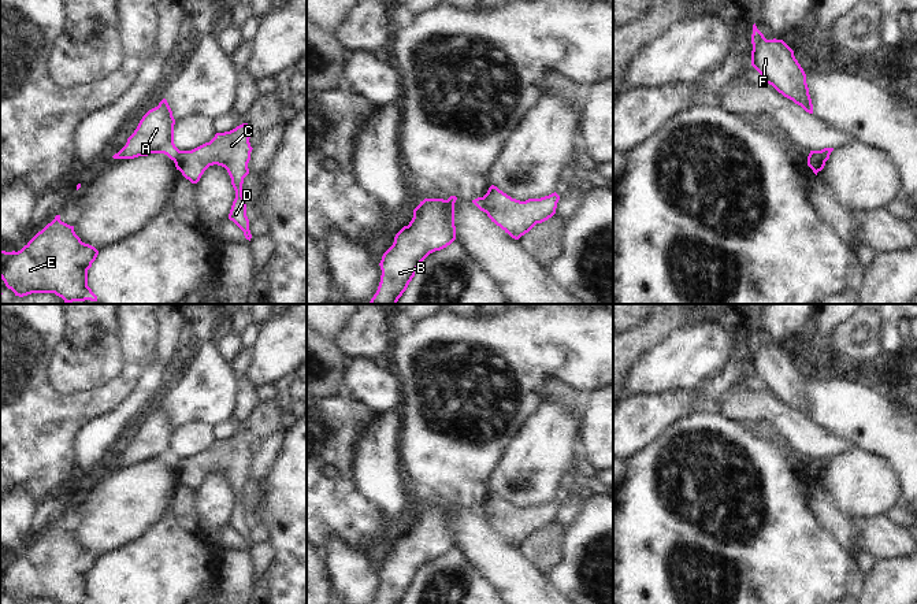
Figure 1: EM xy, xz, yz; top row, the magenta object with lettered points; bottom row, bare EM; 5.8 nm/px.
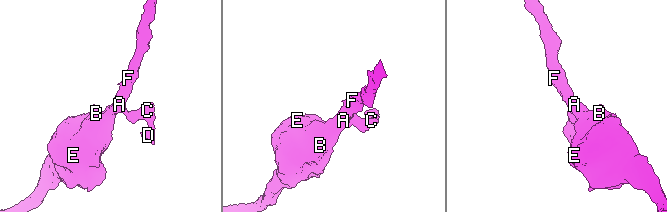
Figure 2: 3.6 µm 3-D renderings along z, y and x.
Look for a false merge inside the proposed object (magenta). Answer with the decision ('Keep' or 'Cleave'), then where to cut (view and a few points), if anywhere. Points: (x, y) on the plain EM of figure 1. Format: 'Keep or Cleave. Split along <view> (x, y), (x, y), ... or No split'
Cleave. Split along xz (481, 504), (485, 518).

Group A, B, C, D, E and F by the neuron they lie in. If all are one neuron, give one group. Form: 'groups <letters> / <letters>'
groups A B E F / C D

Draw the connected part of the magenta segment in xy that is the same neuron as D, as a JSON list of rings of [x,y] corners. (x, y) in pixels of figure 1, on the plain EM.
[[[242,430],[230,438],[216,440],[209,449],[192,457],[179,457],[174,467],[177,477],[192,490],[197,490],[209,473],[218,471],[227,477],[235,497],[229,526],[244,538],[245,545],[249,548],[252,541],[242,503],[242,490],[249,481],[248,470],[253,456],[249,449],[250,437],[248,430]]]

